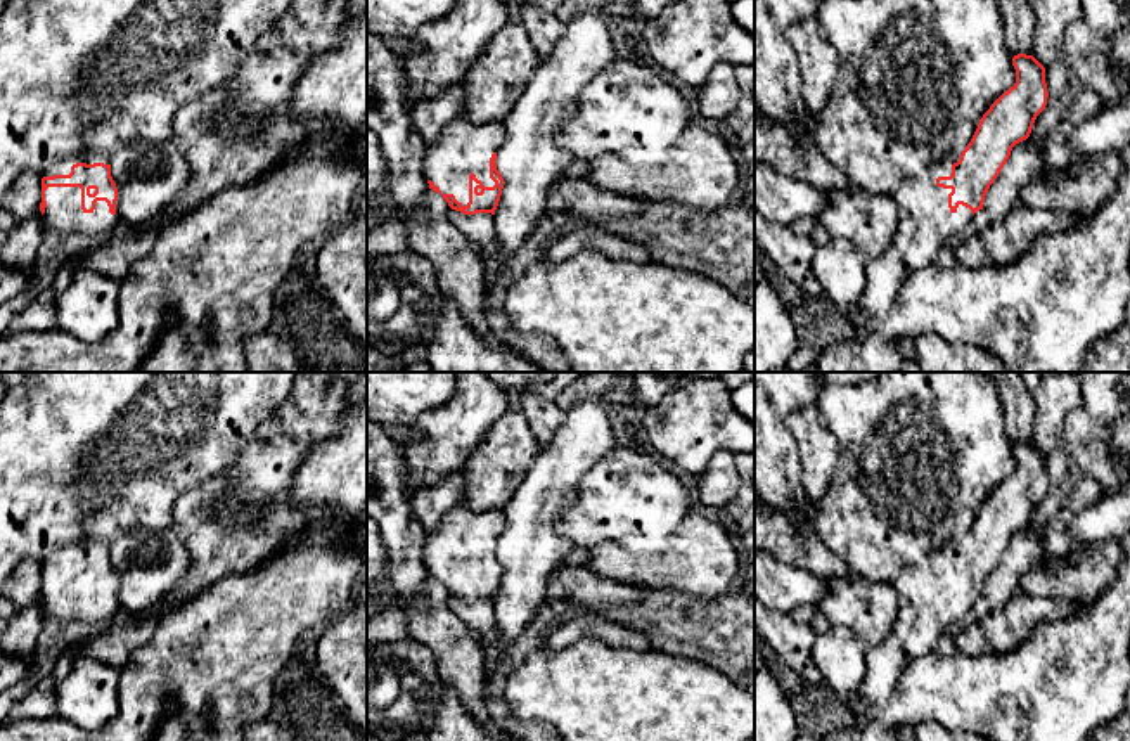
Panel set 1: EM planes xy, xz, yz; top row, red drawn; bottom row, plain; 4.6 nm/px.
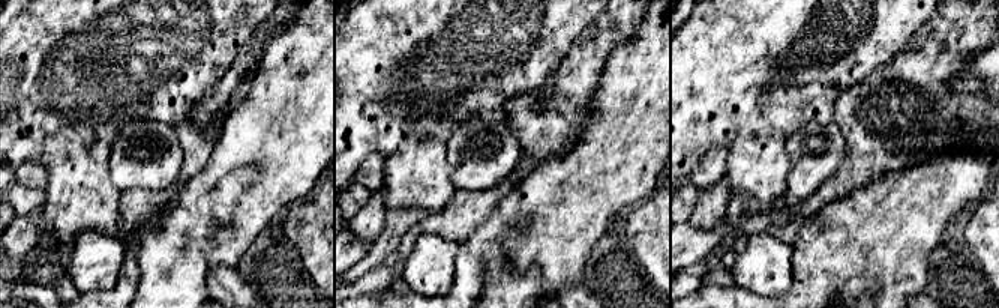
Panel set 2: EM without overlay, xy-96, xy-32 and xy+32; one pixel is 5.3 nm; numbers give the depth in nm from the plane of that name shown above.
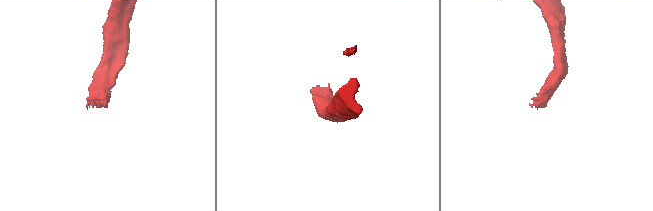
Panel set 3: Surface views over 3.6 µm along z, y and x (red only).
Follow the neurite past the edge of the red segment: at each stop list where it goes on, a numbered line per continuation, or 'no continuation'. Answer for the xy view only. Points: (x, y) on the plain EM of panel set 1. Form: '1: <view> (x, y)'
1: xy (63, 601)

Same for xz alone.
1: xz (462, 535)

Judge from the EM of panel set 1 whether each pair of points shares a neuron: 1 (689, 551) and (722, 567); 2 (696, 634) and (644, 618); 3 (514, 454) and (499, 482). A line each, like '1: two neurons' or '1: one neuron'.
1: one neuron
2: one neuron
3: one neuron

